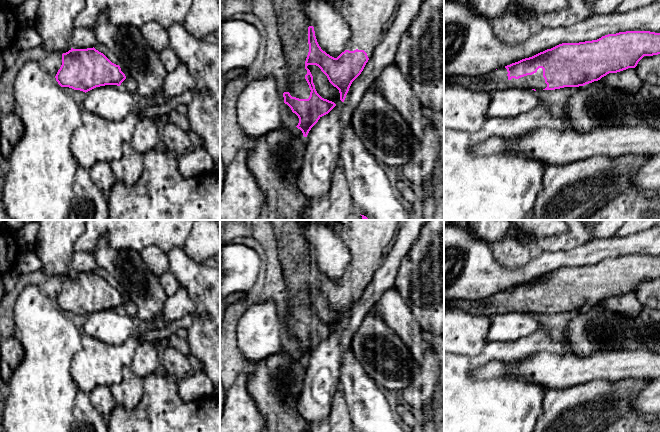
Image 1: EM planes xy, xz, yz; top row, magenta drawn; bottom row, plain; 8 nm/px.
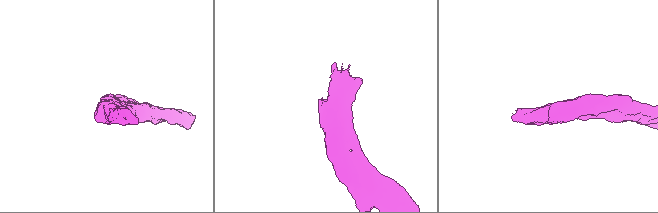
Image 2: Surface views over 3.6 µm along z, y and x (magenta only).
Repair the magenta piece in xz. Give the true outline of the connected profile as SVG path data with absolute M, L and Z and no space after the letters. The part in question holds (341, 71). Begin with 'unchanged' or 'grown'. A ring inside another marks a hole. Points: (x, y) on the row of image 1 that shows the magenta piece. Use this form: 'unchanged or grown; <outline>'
grown; M273 0L274 9L278 17L284 55L290 71L289 91L283 93L284 103L298 116L299 123L296 127L302 131L304 137L307 137L311 128L322 116L328 114L336 106L334 102L322 98L317 93L313 83L313 76L307 66L318 66L327 76L329 82L339 90L340 100L344 102L352 82L361 74L374 49L381 42L387 25L395 15L399 2L400 0L335 0L334 7L343 18L346 19L350 26L351 37L347 44L347 49L337 58L334 58L323 51L319 46L315 36L314 27L308 25L304 14L299 8L299 0Z

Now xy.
unchanged; M93 48L73 49L62 54L56 81L61 87L88 92L96 87L117 85L126 79L119 65Z

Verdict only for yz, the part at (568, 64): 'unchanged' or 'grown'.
grown

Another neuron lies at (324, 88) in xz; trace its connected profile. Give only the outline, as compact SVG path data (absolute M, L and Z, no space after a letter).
M308 65L313 76L313 83L317 93L324 99L334 102L336 105L342 103L339 90L328 80L327 76L316 65Z

